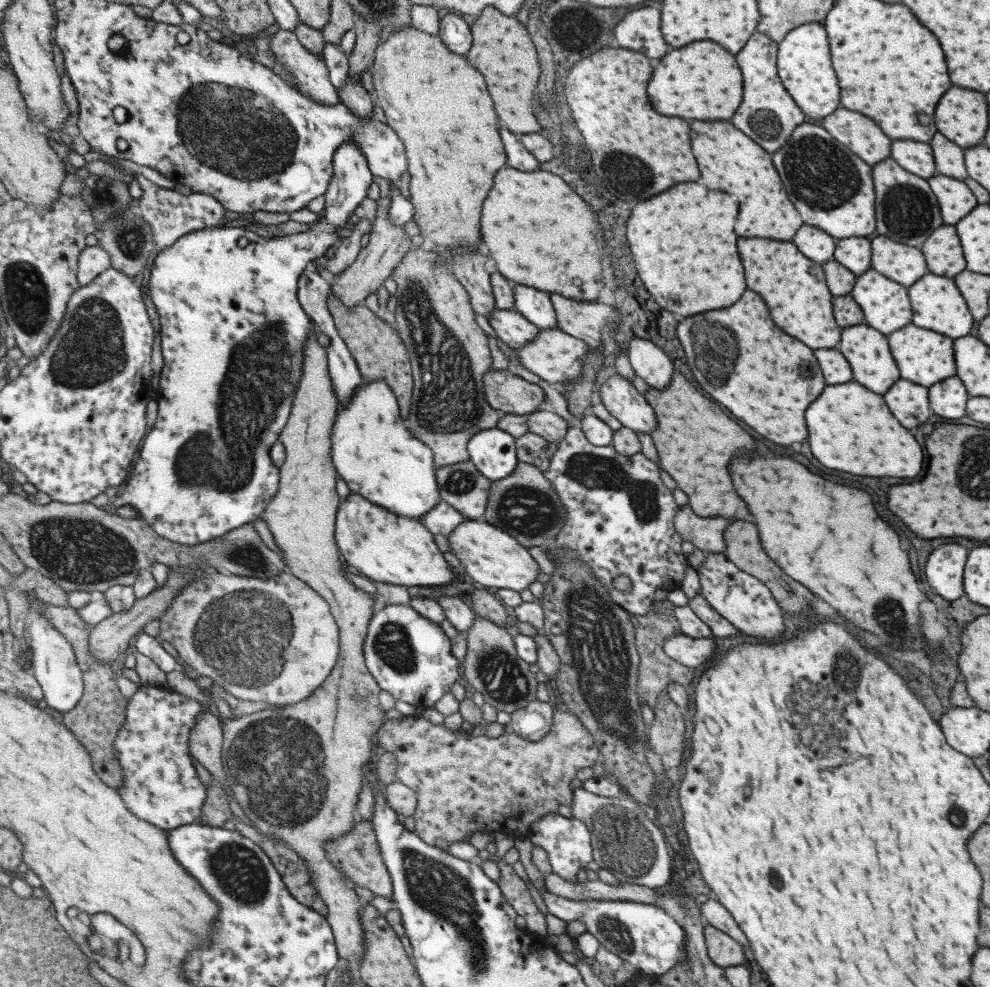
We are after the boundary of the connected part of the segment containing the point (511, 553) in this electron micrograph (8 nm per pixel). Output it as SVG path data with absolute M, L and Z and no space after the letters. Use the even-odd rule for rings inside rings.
M469 519L447 536L450 552L460 560L466 572L475 582L486 588L507 589L515 592L525 590L535 580L539 568L527 554L523 545L517 544L510 533L487 524L483 519Z

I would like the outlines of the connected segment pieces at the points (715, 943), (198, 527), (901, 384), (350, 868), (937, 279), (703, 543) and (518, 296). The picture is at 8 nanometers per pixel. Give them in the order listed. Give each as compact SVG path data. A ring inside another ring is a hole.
M704 925L704 941L708 957L718 967L725 968L745 962L741 945L714 926Z
M351 141L351 144L343 144L335 154L334 176L325 194L324 208L326 210L323 216L315 222L312 229L305 231L305 233L281 234L277 238L267 238L259 236L247 227L211 227L190 232L182 236L177 243L157 254L154 258L148 289L162 321L161 351L164 366L160 374L159 389L156 391L158 414L156 423L149 431L149 434L146 435L146 438L143 439L141 451L137 456L131 478L120 489L120 495L114 501L115 507L131 505L140 513L141 518L147 521L161 536L167 538L167 540L187 545L200 545L203 542L219 538L236 528L241 528L244 524L253 523L254 520L257 521L266 513L267 507L278 495L281 480L280 467L274 463L271 451L274 444L282 438L282 432L286 431L287 424L290 422L294 398L303 374L306 340L313 337L310 336L312 318L304 311L298 300L299 279L306 272L305 268L307 268L309 262L314 262L315 259L325 256L330 246L332 248L337 247L339 240L342 238L337 235L337 230L349 222L353 212L367 198L369 186L373 184L373 177L375 176L370 169L367 156L363 154L363 149Z
M897 380L885 394L885 404L891 414L899 420L903 428L915 428L929 418L927 388L911 384L907 380Z
M362 820L355 825L353 831L330 840L326 844L331 862L345 871L353 884L365 887L375 895L384 896L389 900L394 898L394 883L388 871L386 861L382 857L382 849L378 843L377 832L371 820Z
M925 274L911 288L907 288L907 294L909 294L911 310L913 310L911 324L915 324L919 328L925 328L925 330L939 332L939 334L943 334L947 338L967 336L969 330L973 328L972 316L965 302L963 302L961 294L953 286L953 280L947 280L947 278L941 278L941 276L933 276L933 274Z
M684 504L678 506L672 521L674 529L683 541L691 542L703 552L724 552L725 543L722 532L729 520L718 516L709 518L697 516L690 506Z
M517 283L511 285L515 311L538 329L556 327L555 311L546 292Z

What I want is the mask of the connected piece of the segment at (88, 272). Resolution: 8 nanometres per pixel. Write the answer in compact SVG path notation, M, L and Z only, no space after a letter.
M99 244L83 249L77 260L77 280L81 286L89 286L112 267L112 258L107 249Z

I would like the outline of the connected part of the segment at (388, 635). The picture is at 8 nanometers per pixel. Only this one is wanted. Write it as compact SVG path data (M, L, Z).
M412 604L409 605L387 605L377 609L374 618L371 619L370 632L366 639L366 666L371 674L378 680L383 691L389 693L397 701L413 704L421 710L434 708L435 704L451 693L453 684L459 680L459 660L454 656L454 646L450 637L440 624L429 620L422 613L417 612Z

